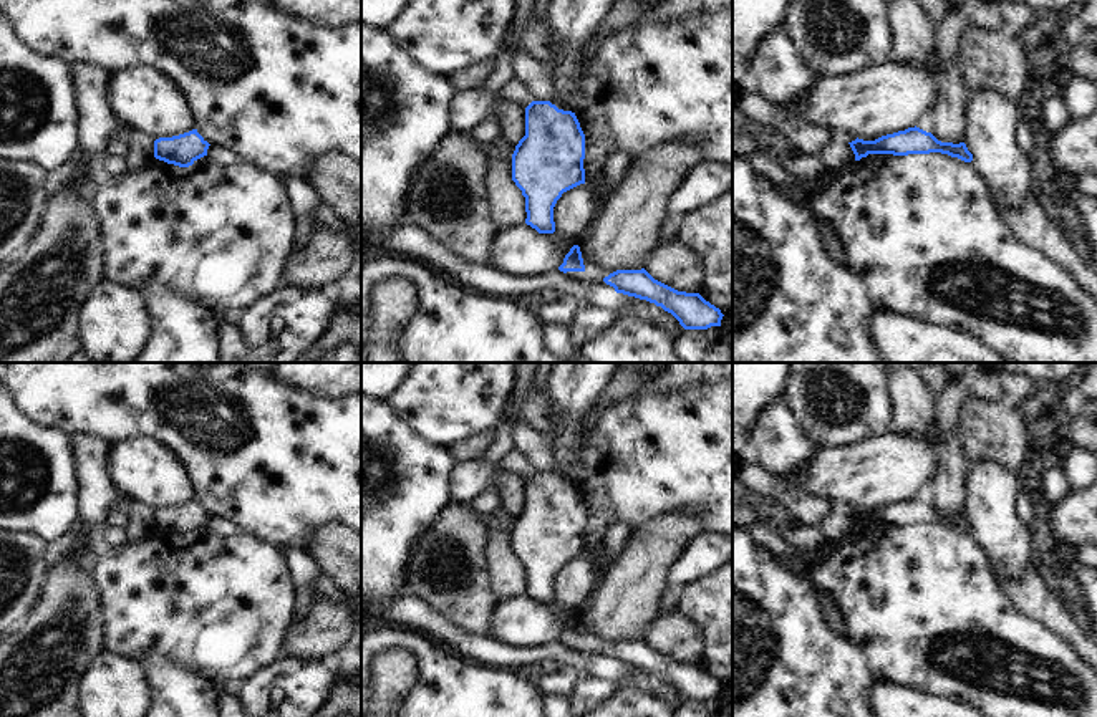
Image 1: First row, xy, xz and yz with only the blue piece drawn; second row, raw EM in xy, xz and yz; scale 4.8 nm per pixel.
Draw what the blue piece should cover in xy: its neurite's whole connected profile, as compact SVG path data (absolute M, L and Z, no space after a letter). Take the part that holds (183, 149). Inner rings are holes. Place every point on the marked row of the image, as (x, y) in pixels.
M192 129L189 132L159 137L154 141L154 157L179 167L189 167L197 159L207 156L209 142Z

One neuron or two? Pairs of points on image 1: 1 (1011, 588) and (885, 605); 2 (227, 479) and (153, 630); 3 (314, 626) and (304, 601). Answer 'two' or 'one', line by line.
1: two
2: two
3: two

